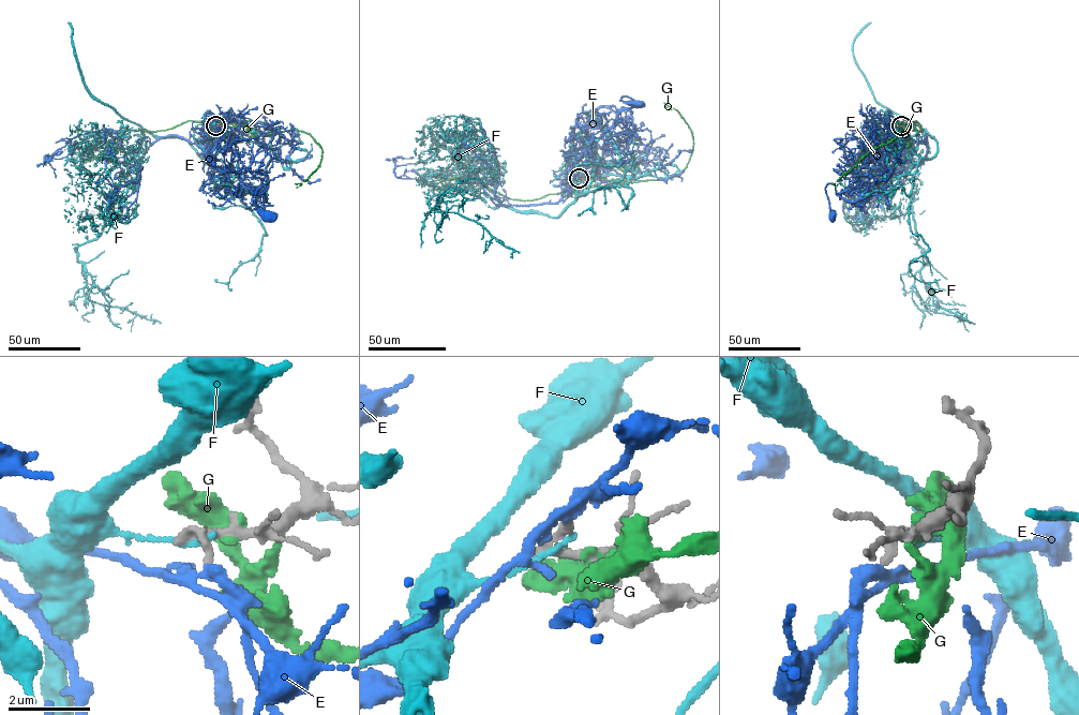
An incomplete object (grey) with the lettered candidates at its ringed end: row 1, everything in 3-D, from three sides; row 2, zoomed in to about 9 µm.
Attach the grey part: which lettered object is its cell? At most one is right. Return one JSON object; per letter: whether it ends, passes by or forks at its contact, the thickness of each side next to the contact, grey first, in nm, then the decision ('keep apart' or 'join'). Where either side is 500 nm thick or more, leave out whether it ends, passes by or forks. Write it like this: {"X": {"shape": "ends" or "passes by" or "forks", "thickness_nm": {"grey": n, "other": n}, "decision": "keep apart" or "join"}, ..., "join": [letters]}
{"E": {"shape": "passes by", "thickness_nm": {"grey": 200, "other": 280}, "decision": "keep apart"}, "F": {"shape": "ends", "thickness_nm": {"grey": 200, "other": 140}, "decision": "keep apart"}, "G": {"shape": "passes by", "thickness_nm": {"grey": 200, "other": 440}, "decision": "keep apart"}, "join": []}

